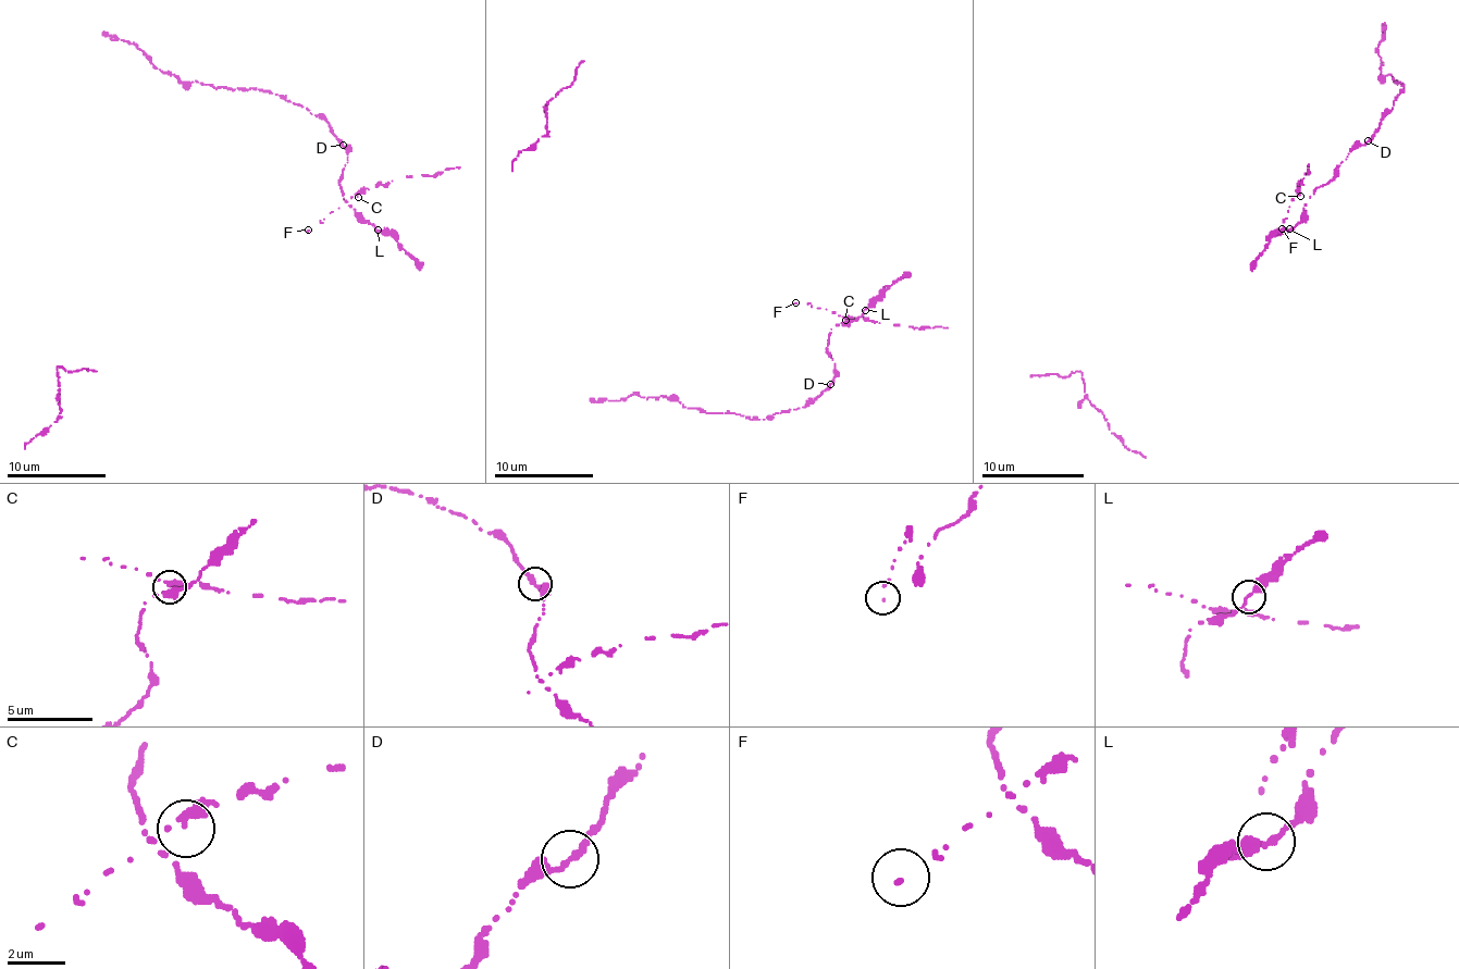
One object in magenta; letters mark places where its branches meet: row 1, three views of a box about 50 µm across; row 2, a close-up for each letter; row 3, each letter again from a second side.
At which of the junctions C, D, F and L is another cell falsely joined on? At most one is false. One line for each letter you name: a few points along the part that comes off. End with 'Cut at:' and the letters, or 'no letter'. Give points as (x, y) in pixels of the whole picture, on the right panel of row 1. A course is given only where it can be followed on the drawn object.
Cut at: no letter

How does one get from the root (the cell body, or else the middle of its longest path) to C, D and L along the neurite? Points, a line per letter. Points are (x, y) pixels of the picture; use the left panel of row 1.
C: (308, 230), (350, 197), (358, 197)
D: (308, 230), (350, 197), (358, 197), (350, 205), (343, 200), (341, 175), (348, 162), (348, 150), (343, 146)
L: (308, 230), (355, 195), (358, 197), (350, 207), (378, 230)

